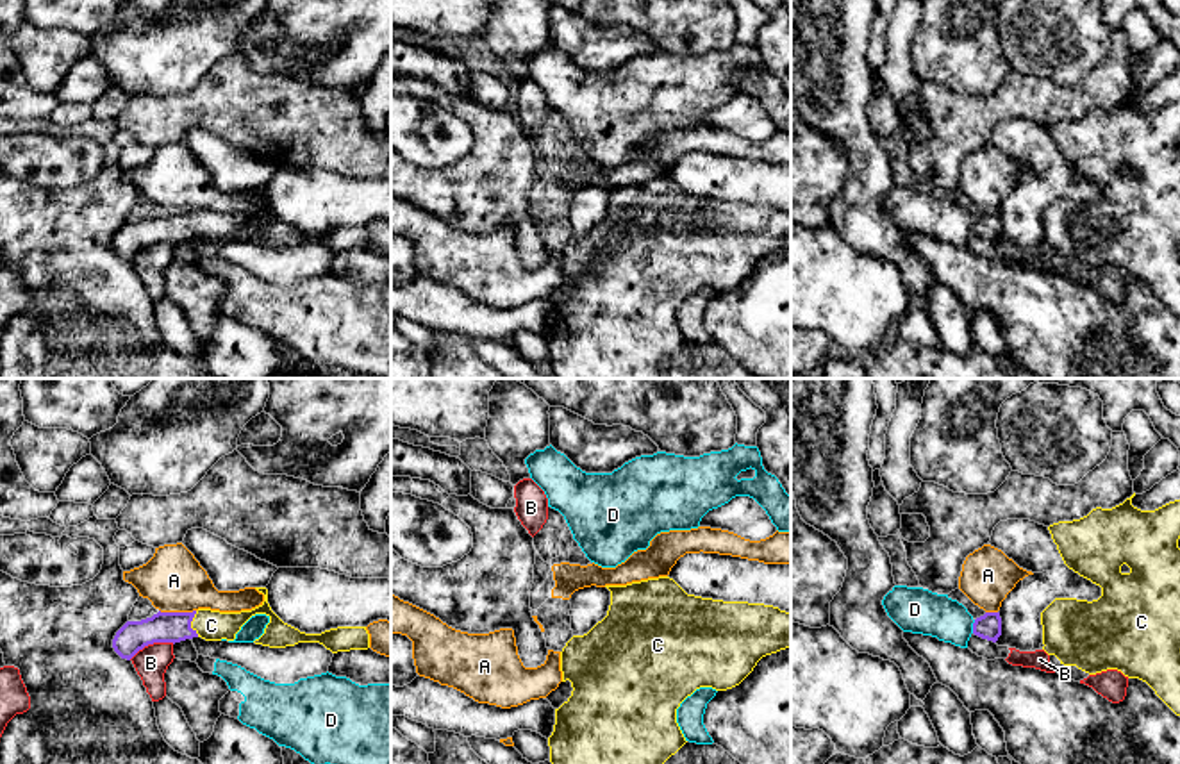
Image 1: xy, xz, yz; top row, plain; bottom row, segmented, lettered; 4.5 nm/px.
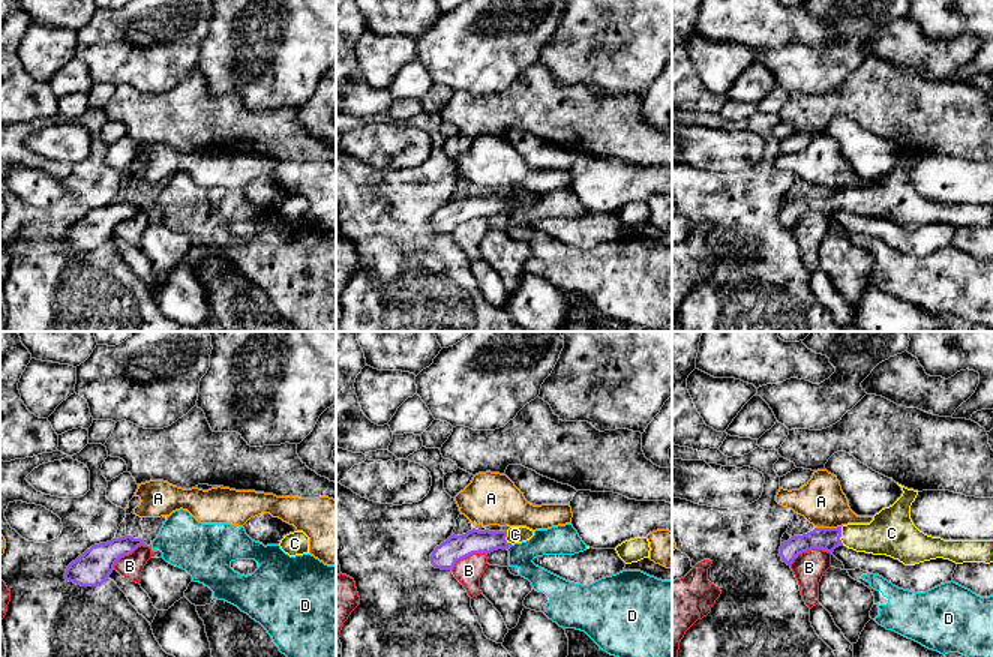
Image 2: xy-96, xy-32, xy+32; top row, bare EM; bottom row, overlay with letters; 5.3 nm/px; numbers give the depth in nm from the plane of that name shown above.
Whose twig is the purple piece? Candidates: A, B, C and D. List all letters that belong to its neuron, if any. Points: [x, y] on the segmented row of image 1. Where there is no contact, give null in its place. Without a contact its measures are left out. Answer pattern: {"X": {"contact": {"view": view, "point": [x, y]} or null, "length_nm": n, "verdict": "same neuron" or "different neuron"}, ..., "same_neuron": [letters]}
{"A": {"contact": {"view": "xy", "point": [177, 613]}, "length_nm": 170, "verdict": "different neuron"}, "B": {"contact": {"view": "xy", "point": [150, 643]}, "length_nm": 220, "verdict": "different neuron"}, "C": {"contact": {"view": "xy", "point": [190, 623]}, "length_nm": 120, "verdict": "same neuron"}, "D": {"contact": {"view": "yz", "point": [973, 627]}, "length_nm": 70, "verdict": "different neuron"}, "same_neuron": ["C"]}

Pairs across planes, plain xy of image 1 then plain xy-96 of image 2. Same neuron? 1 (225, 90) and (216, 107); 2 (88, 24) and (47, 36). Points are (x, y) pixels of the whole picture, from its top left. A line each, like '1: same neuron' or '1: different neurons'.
1: same neuron
2: different neurons

